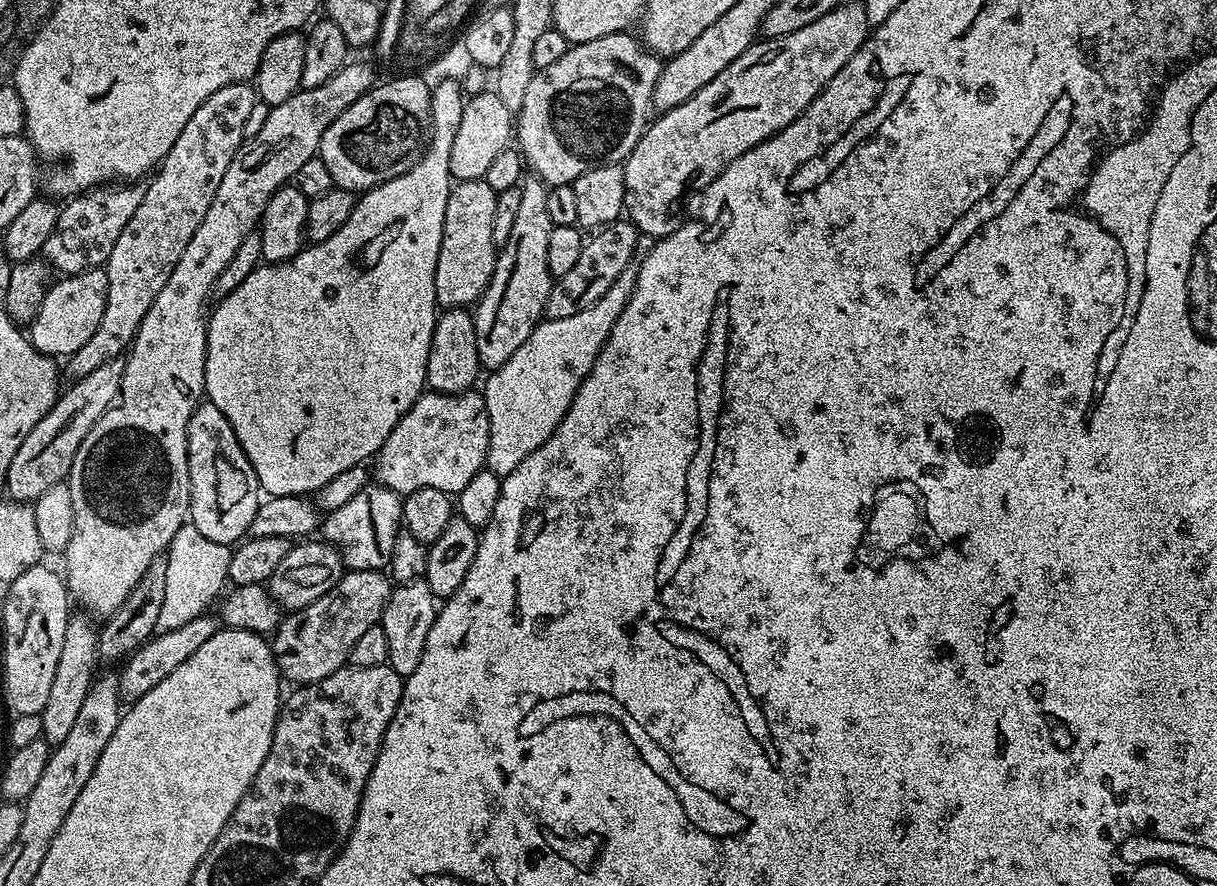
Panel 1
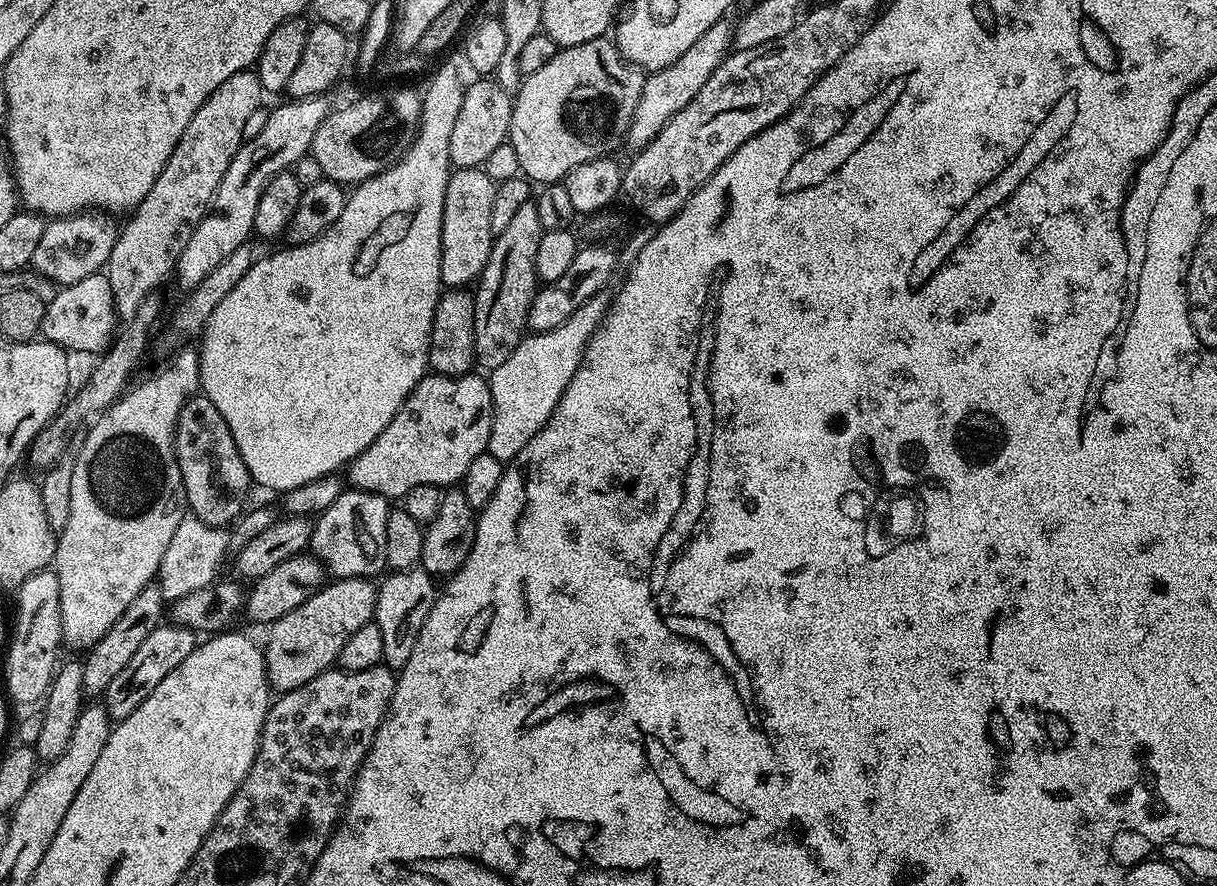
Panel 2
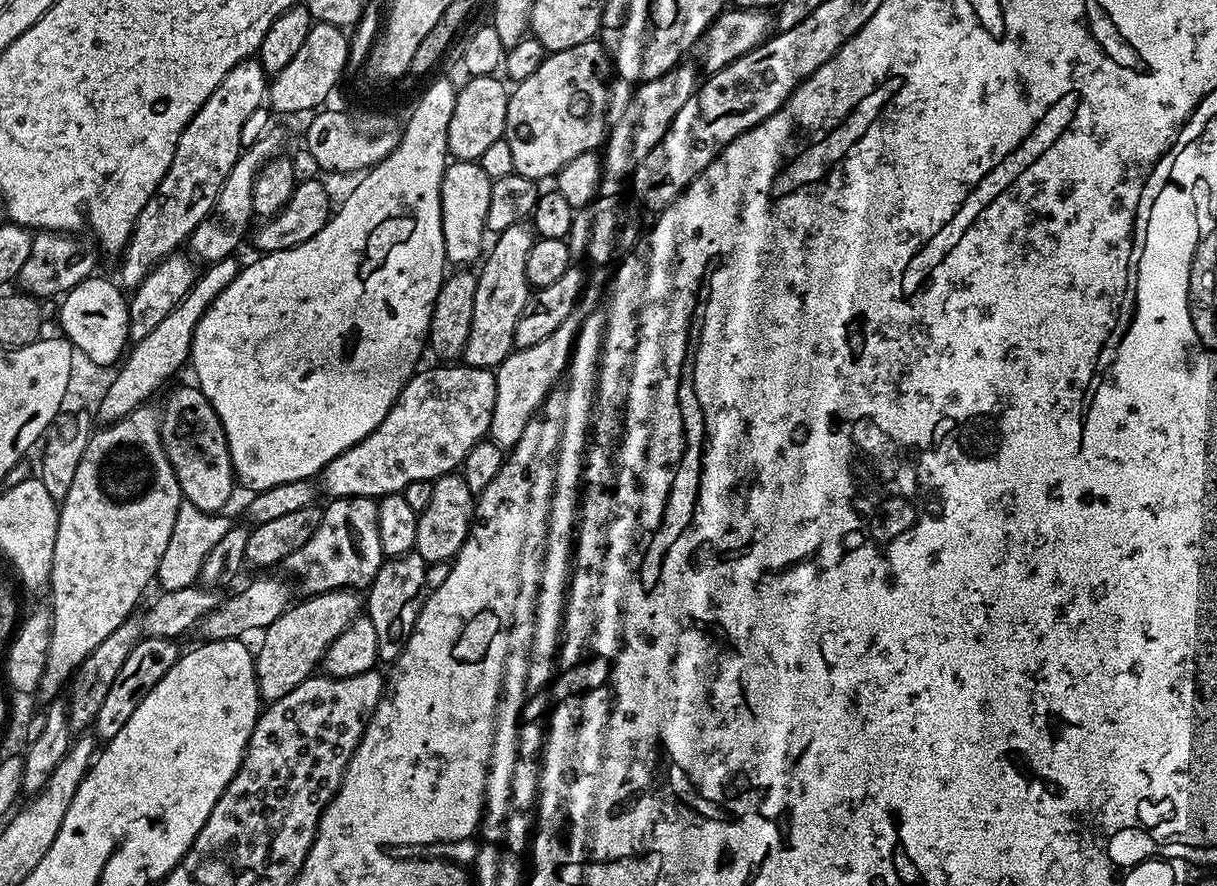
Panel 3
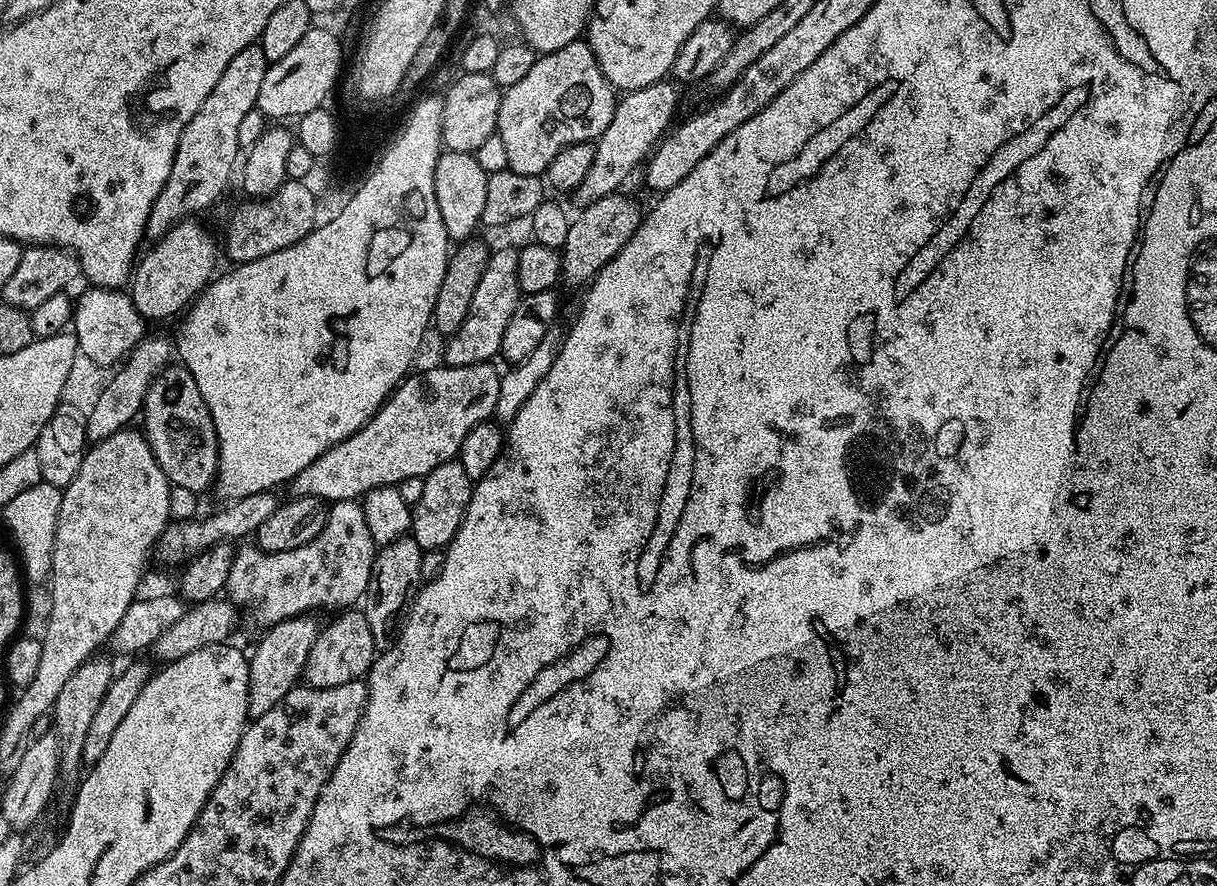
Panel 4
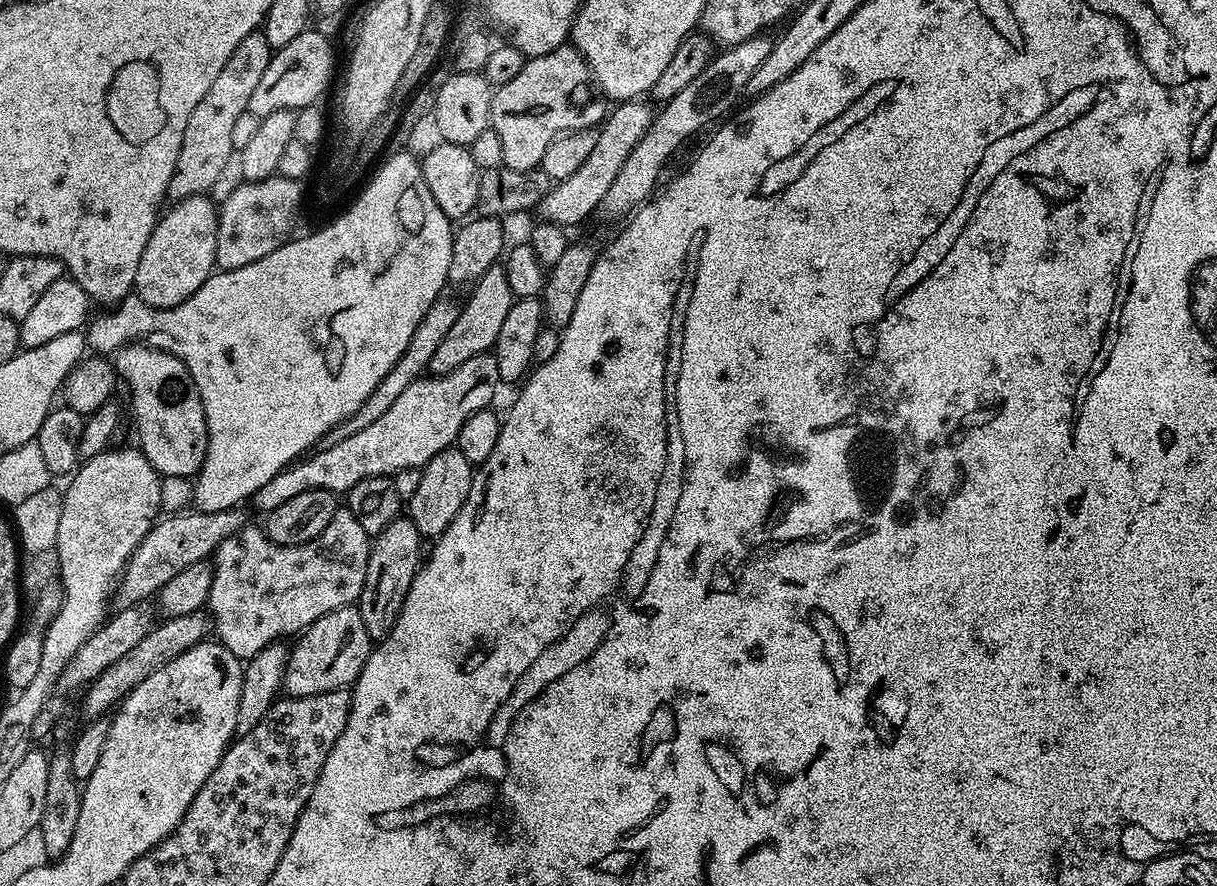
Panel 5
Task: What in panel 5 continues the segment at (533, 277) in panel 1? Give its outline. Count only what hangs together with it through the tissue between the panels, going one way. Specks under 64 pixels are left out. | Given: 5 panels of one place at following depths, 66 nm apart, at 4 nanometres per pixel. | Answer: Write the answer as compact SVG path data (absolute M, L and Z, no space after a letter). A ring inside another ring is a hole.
M494 266L486 270L486 274L482 274L482 278L471 285L470 291L472 291L472 297L466 302L463 301L458 322L450 326L446 338L442 338L438 350L434 350L434 358L430 358L428 372L433 376L450 374L458 370L462 362L470 362L470 358L491 353L496 347L496 339L502 322L510 311L514 299L510 290L508 273L503 267Z

